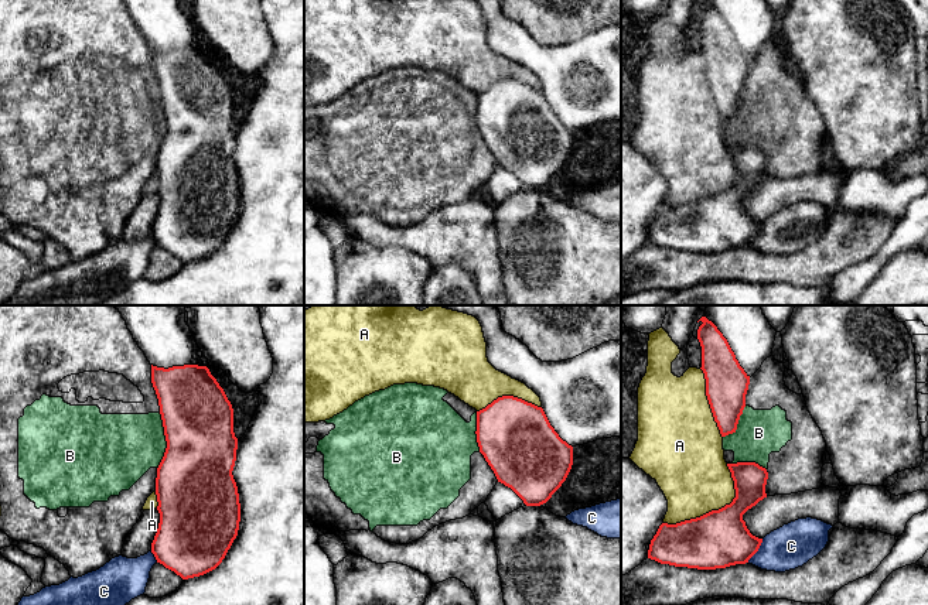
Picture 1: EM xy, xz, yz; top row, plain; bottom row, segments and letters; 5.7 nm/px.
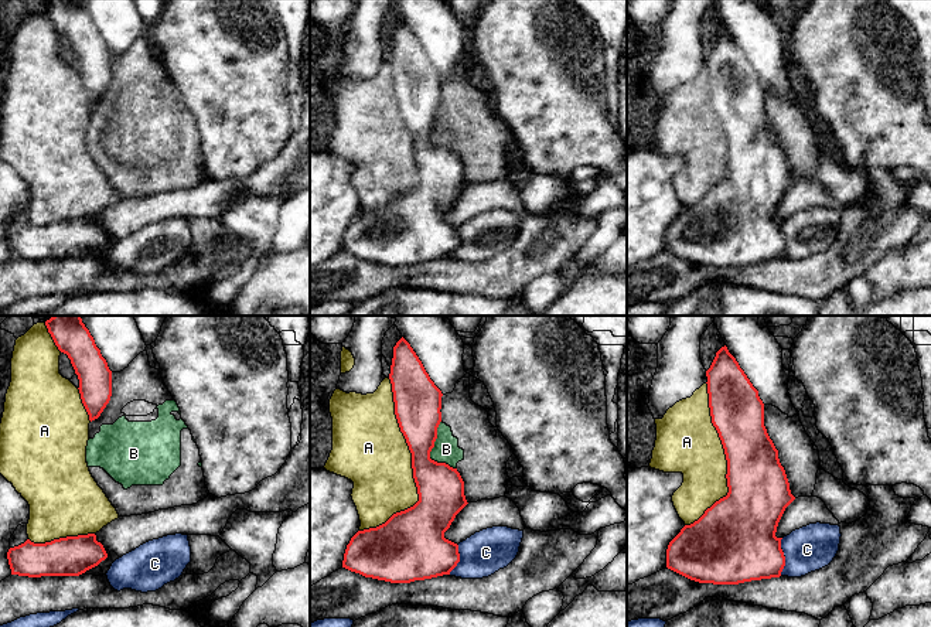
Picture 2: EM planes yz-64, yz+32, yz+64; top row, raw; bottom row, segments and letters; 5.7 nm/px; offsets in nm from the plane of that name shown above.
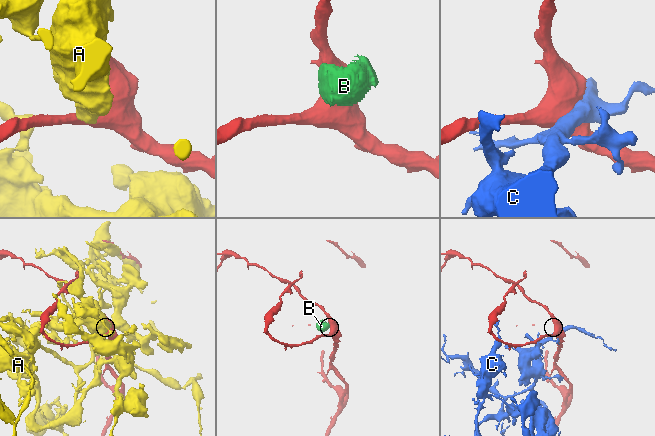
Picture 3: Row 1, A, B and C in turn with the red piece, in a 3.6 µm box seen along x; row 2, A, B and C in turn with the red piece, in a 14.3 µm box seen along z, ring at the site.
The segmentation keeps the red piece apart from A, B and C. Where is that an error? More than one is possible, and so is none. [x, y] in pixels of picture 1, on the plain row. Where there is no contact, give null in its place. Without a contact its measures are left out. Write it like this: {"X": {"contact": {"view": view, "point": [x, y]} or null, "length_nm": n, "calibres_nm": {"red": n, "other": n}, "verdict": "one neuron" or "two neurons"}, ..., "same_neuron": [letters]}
{"A": {"contact": {"view": "yz", "point": [716, 194]}, "length_nm": 500, "calibres_nm": {"red": 320, "other": 400}, "verdict": "two neurons"}, "B": {"contact": {"view": "xy", "point": [166, 123]}, "length_nm": 320, "calibres_nm": {"red": 420, "other": 380}, "verdict": "two neurons"}, "C": {"contact": {"view": "yz", "point": [757, 233]}, "length_nm": 160, "calibres_nm": {"red": 320, "other": 260}, "verdict": "two neurons"}, "same_neuron": []}

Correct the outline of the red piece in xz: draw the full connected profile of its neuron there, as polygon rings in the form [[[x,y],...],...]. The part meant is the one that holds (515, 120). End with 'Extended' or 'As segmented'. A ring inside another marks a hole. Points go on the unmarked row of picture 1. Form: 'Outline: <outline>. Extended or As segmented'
Outline: [[[502,79],[477,95],[480,136],[498,165],[511,171],[526,189],[540,189],[566,164],[573,148],[573,130],[550,109],[542,90],[514,79]]]. As segmented

